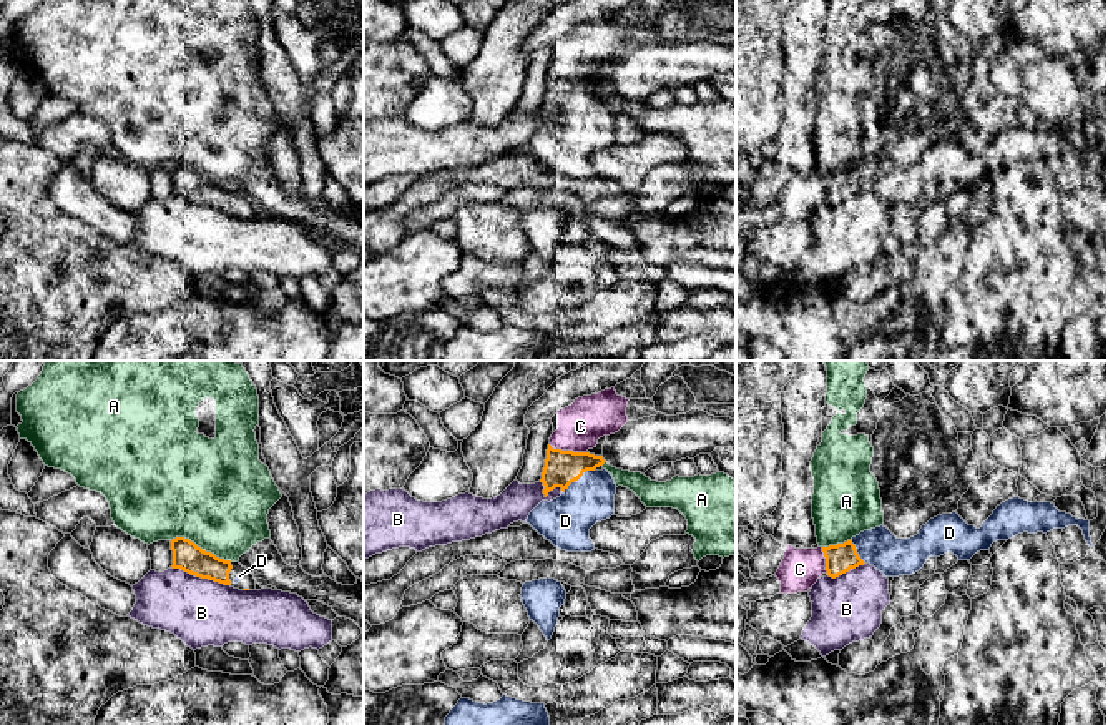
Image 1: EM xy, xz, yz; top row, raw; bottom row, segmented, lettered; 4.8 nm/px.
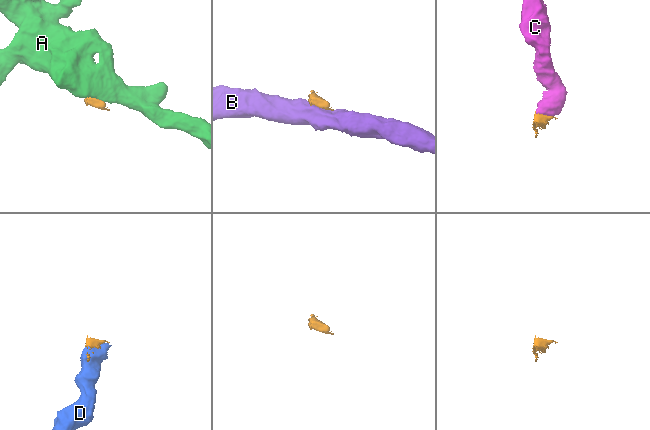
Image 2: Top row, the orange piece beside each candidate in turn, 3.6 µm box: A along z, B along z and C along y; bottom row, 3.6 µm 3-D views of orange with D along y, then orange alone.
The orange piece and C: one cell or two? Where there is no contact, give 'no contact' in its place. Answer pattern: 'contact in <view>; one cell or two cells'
contact in xz; one cell

